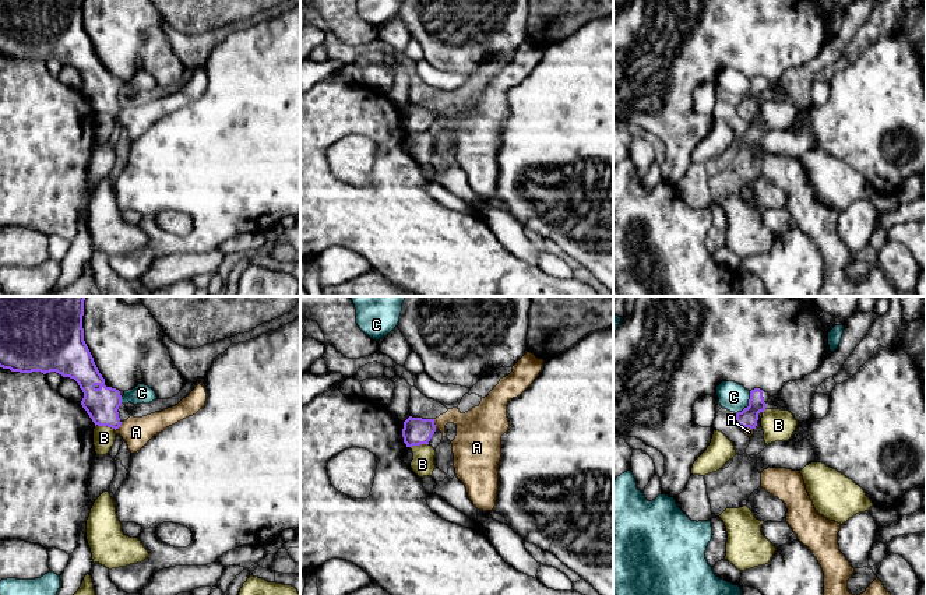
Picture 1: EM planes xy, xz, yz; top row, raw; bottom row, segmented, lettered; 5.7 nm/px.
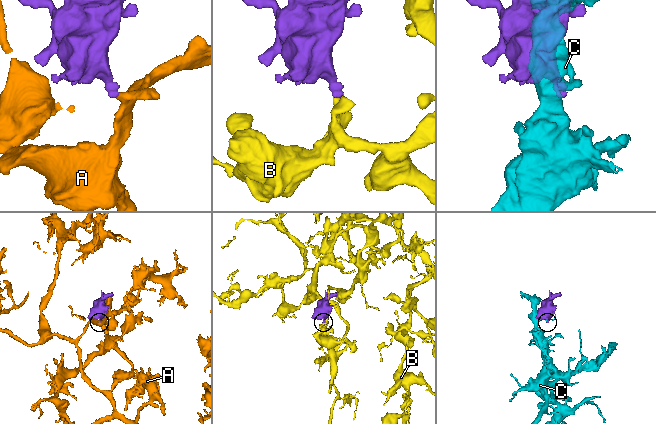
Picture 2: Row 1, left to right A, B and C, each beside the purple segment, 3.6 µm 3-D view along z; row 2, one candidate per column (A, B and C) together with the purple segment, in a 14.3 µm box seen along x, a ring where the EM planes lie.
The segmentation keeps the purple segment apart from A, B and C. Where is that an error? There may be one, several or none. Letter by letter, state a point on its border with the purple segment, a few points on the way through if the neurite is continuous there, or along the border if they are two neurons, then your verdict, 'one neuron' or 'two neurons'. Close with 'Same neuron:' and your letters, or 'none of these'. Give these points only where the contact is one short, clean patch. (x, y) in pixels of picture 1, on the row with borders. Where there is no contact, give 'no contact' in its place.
A: contact xz (435, 425); way xz (416, 430), (435, 425), (461, 419), (478, 429); one neuron
B: contact xy (105, 425); two neurons
C: contact yz (749, 404); border yz (750, 391), (747, 405), (736, 414); two neurons
Same neuron: A

